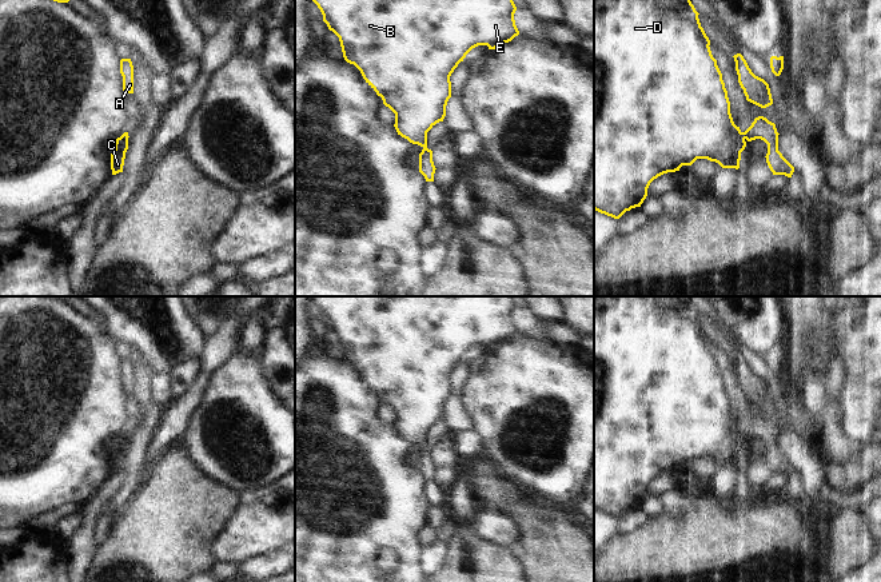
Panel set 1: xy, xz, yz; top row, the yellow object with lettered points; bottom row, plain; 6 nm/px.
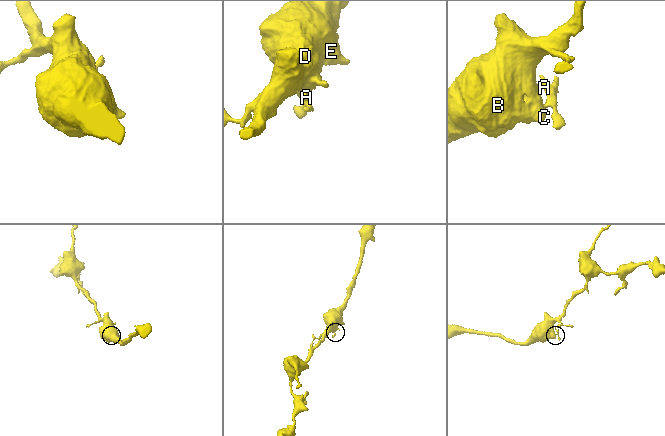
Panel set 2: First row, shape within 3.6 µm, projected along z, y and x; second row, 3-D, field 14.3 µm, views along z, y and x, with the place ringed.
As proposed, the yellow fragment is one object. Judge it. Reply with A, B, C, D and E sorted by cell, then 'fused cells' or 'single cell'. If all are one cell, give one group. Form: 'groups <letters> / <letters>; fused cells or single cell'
groups A / B C D E; fused cells

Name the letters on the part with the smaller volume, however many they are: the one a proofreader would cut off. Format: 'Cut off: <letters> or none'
Cut off: A

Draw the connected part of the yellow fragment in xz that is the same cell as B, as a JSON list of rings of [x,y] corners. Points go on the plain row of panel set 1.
[[[312,296],[323,320],[340,340],[343,356],[354,363],[366,382],[395,412],[398,434],[427,446],[427,431],[446,415],[451,396],[450,375],[466,354],[478,344],[495,348],[519,334],[513,296]]]

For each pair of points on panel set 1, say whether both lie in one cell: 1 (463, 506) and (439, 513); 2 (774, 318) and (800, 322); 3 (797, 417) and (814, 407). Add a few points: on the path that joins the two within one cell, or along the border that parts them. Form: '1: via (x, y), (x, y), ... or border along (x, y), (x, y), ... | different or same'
1: border along (446, 507), (450, 514) | different
2: border along (781, 310), (784, 319) | different
3: border along (801, 385), (806, 410), (822, 423) | different

